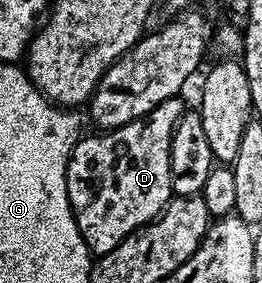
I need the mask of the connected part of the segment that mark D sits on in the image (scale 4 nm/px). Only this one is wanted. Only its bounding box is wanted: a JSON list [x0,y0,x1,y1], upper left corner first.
[67,96,185,255]

